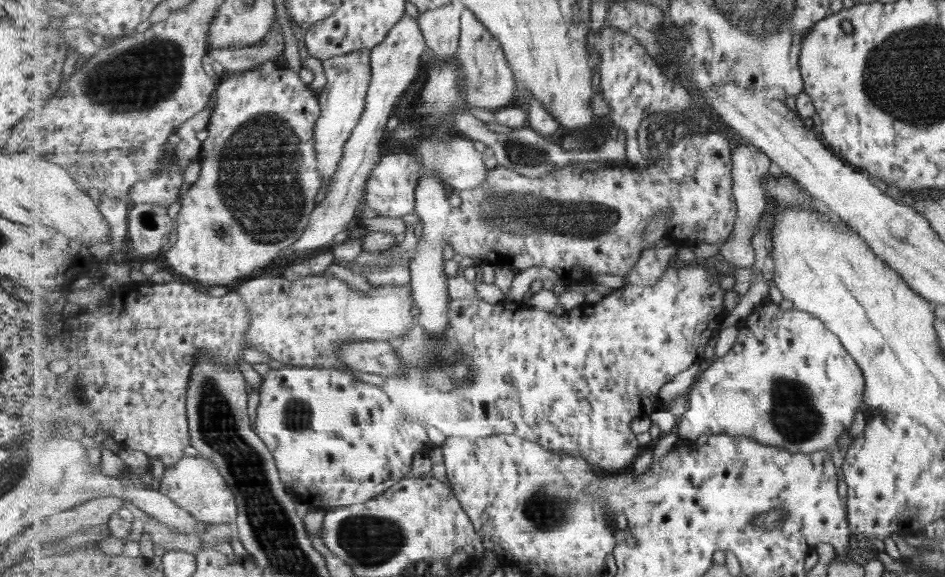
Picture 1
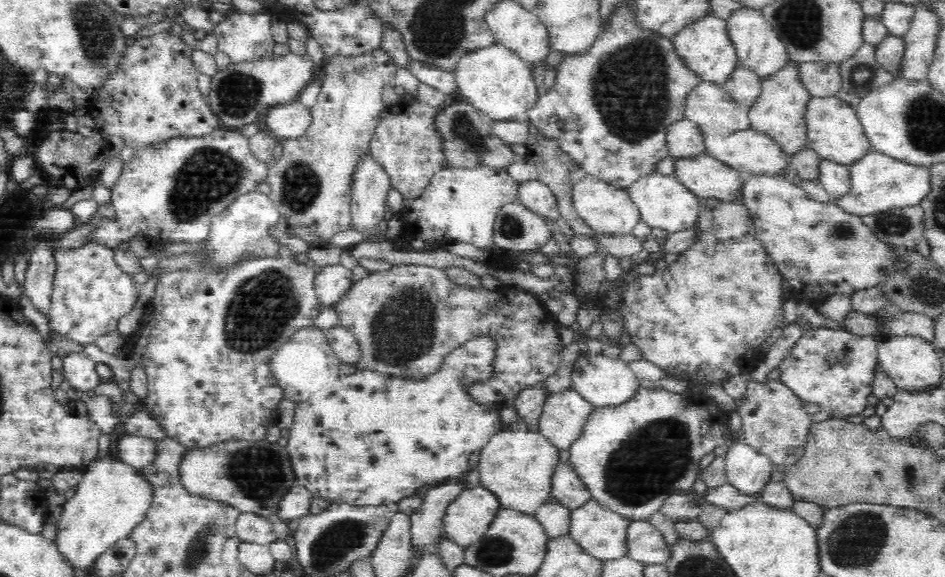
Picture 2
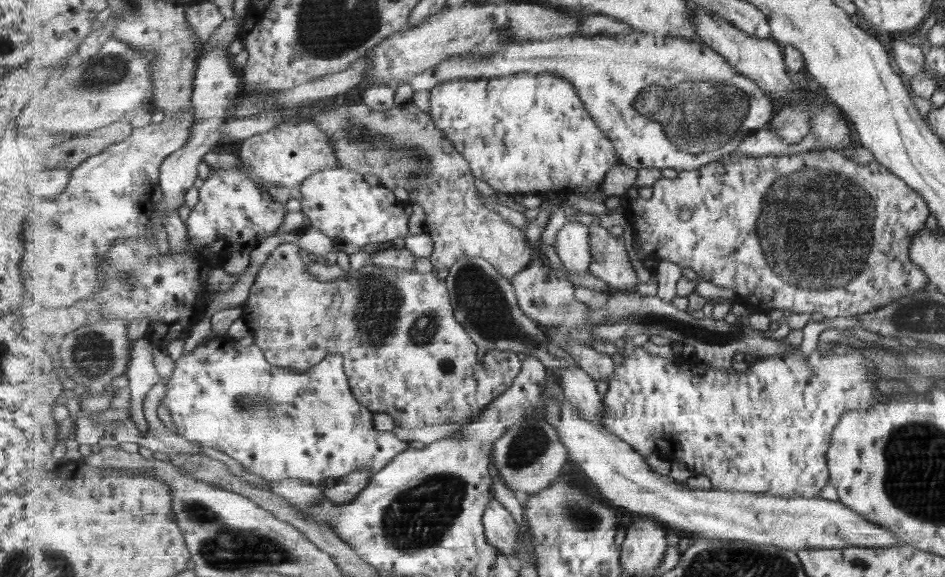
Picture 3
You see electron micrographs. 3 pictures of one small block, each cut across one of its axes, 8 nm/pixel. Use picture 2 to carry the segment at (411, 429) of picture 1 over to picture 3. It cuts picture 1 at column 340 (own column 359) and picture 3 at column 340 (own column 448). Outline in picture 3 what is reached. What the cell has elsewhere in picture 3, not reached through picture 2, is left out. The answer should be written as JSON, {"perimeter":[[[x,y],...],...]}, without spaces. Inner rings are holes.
{"perimeter":[[[219,339],[215,342],[208,342],[197,346],[189,355],[181,355],[176,360],[176,367],[172,376],[168,377],[168,391],[162,404],[170,411],[171,417],[175,422],[177,434],[185,437],[191,442],[200,444],[203,448],[212,448],[223,454],[234,458],[243,467],[249,468],[249,472],[257,474],[267,481],[278,481],[284,478],[298,478],[304,481],[317,484],[321,480],[333,478],[340,480],[356,470],[371,469],[374,474],[385,468],[395,457],[410,449],[410,443],[399,440],[393,431],[379,431],[373,427],[373,413],[365,405],[355,398],[354,391],[351,390],[350,381],[344,369],[345,357],[342,354],[332,354],[324,358],[318,365],[308,369],[306,372],[296,372],[292,369],[275,366],[266,359],[266,354],[262,347],[256,342],[246,347],[239,347],[237,350],[230,343],[229,339]]]}

